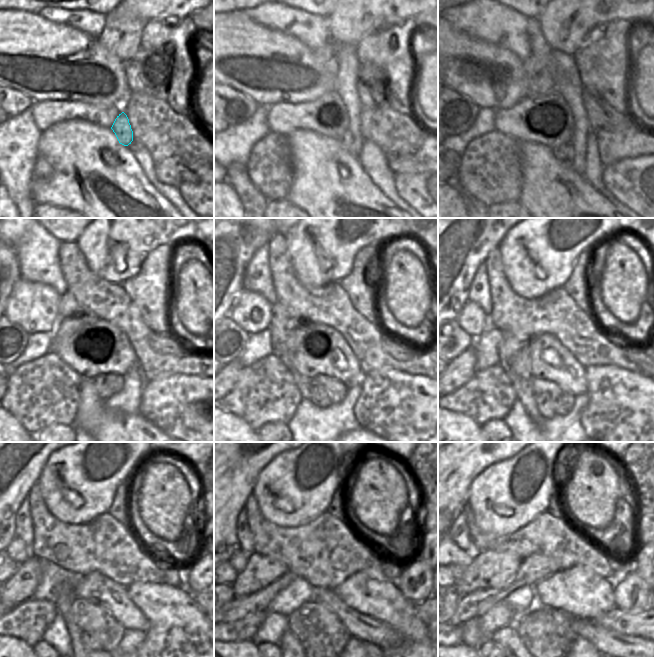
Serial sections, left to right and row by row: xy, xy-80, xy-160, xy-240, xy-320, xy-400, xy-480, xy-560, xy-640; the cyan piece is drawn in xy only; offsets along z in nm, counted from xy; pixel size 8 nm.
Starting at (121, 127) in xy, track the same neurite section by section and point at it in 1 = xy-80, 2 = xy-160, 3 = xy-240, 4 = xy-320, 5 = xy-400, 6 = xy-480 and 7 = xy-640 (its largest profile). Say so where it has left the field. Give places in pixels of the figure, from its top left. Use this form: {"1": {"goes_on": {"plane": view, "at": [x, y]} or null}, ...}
{"1": {"goes_on": {"plane": "xy-80", "at": [345, 140]}}, "2": {"goes_on": {"plane": "xy-160", "at": [564, 152]}}, "3": {"goes_on": {"plane": "xy-240", "at": [106, 384]}}, "4": {"goes_on": {"plane": "xy-320", "at": [323, 390]}}, "5": {"goes_on": {"plane": "xy-400", "at": [551, 401]}}, "6": {"goes_on": {"plane": "xy-480", "at": [100, 631]}}, "7": {"goes_on": {"plane": "xy-640", "at": [548, 642]}}}

